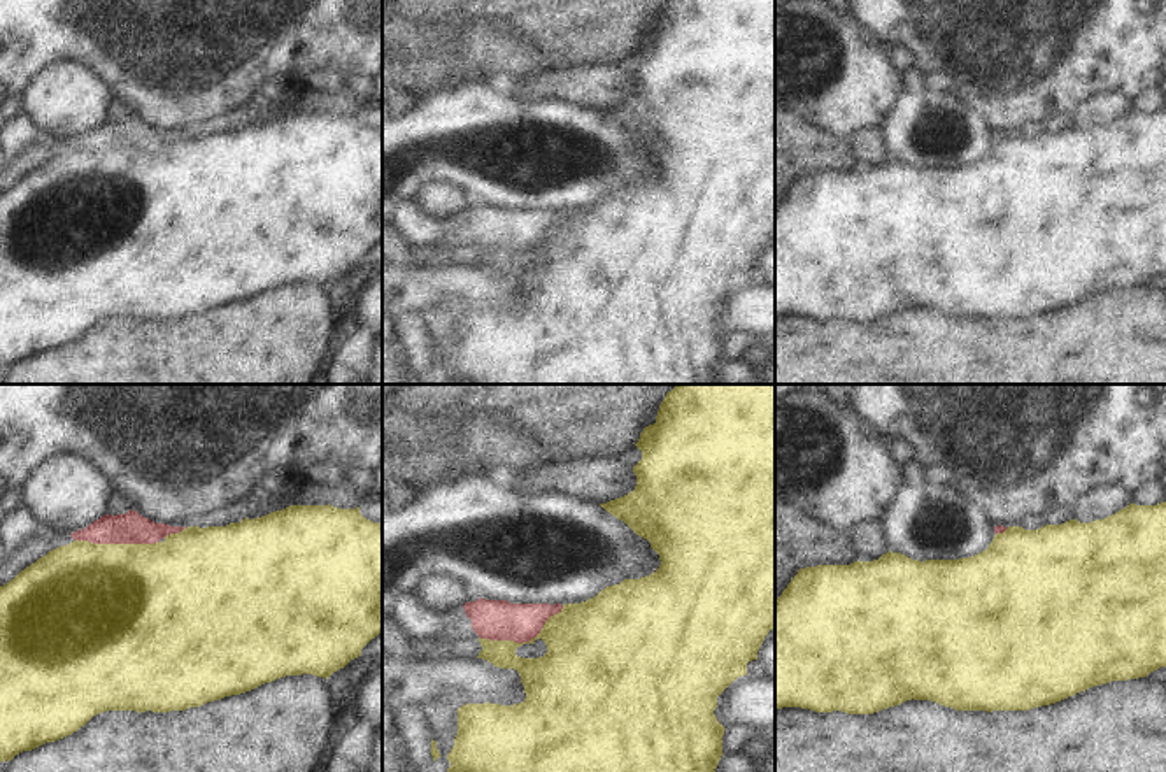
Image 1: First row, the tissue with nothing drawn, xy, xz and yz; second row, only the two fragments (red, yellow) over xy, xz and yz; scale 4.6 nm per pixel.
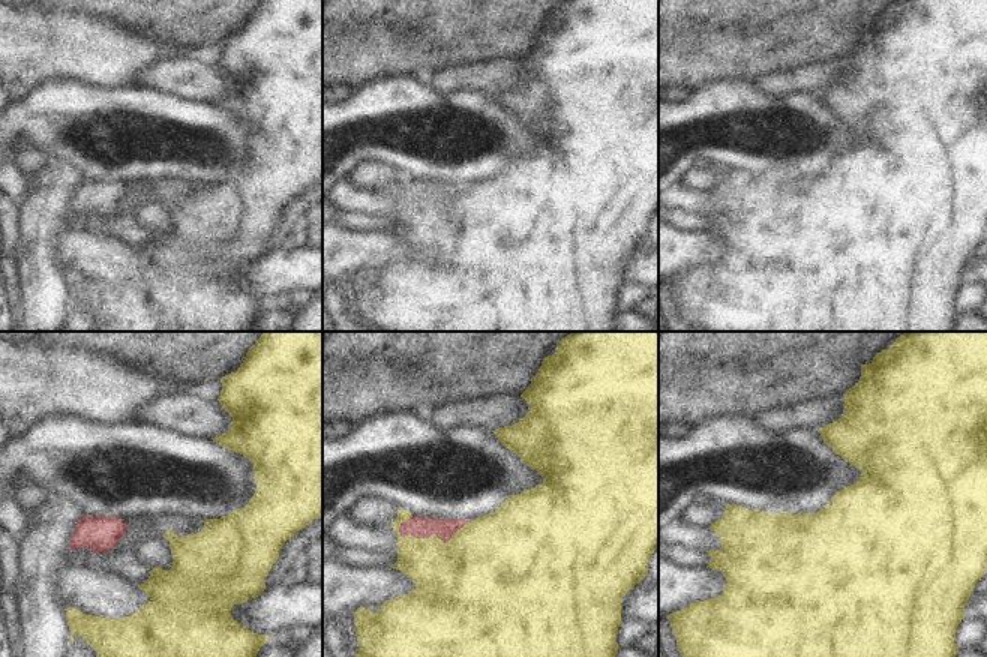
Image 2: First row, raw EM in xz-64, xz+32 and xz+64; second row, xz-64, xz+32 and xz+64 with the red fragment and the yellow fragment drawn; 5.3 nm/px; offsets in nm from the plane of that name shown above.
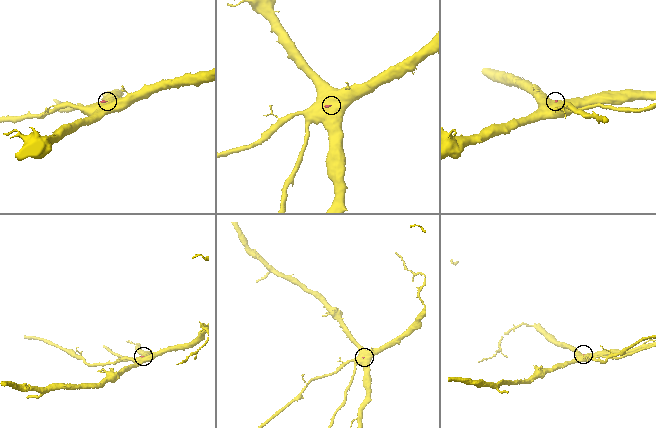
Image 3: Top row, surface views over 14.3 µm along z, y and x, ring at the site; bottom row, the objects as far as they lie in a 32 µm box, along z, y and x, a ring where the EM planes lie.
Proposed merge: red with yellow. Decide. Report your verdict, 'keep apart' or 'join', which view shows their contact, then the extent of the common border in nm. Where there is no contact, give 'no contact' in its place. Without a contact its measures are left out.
keep apart; contact in xz; length 420 nm

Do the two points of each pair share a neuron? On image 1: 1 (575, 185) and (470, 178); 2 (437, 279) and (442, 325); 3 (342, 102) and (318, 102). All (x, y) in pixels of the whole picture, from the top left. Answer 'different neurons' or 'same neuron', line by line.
1: same neuron
2: different neurons
3: same neuron

